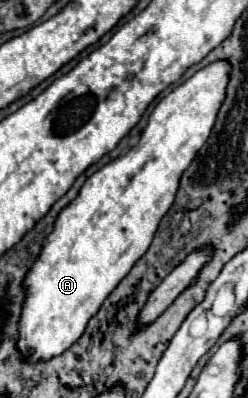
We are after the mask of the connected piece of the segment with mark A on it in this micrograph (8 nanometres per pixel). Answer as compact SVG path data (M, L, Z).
M215 61L197 71L183 85L175 87L153 109L139 143L131 147L123 157L117 157L95 171L83 183L77 197L65 209L61 209L55 219L53 231L47 235L39 257L33 261L23 281L25 303L19 319L17 351L25 357L25 361L47 361L69 349L69 345L73 345L81 337L85 325L99 311L109 293L129 273L129 267L149 249L159 221L169 211L175 199L181 173L191 165L213 129L217 111L225 101L229 69L231 67L227 61Z

